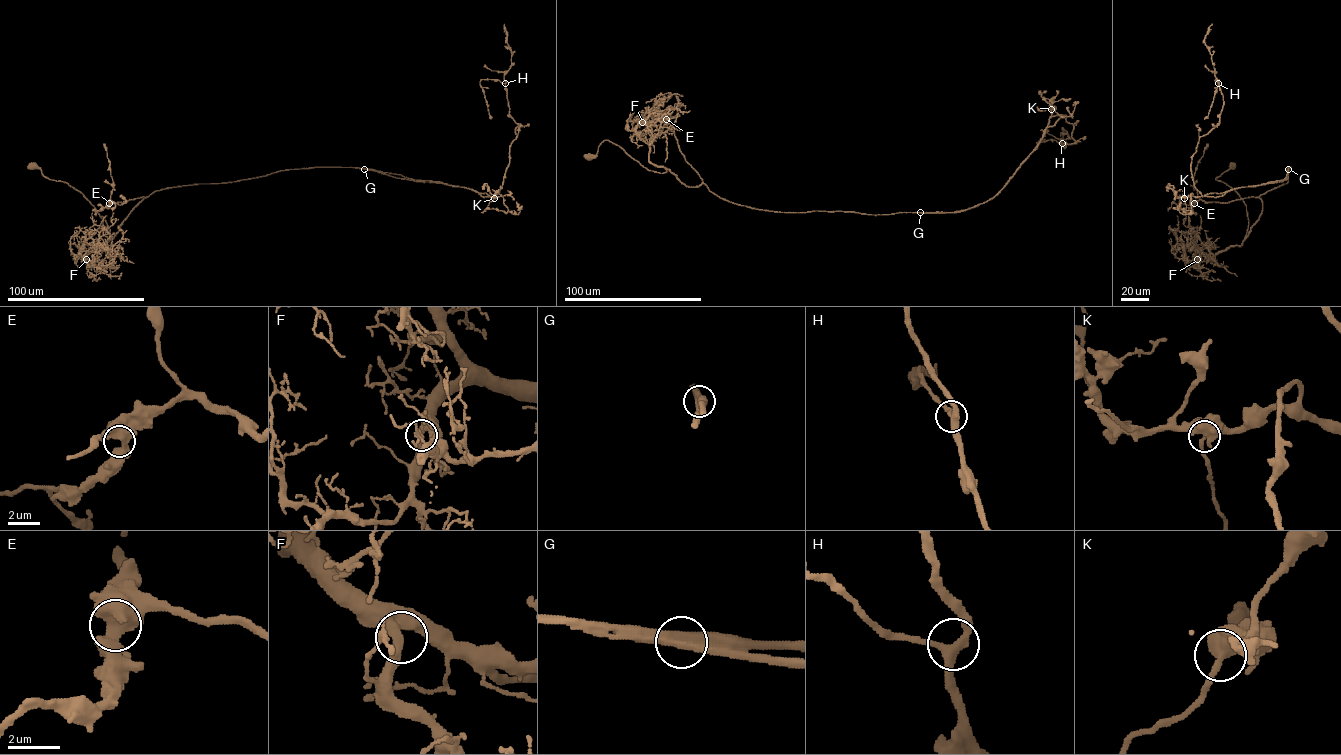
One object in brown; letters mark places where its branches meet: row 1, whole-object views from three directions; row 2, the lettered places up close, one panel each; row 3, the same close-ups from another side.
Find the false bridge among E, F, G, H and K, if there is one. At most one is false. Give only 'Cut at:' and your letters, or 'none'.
Cut at: G

